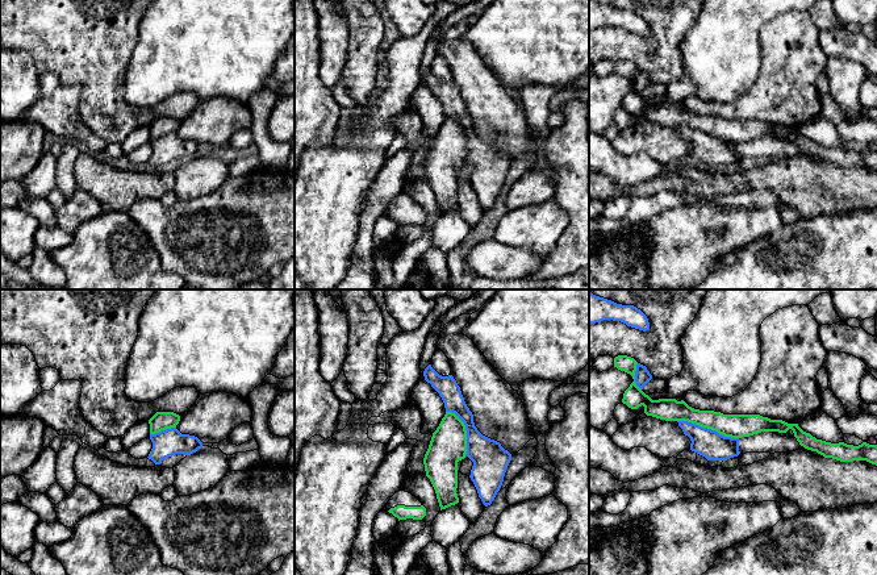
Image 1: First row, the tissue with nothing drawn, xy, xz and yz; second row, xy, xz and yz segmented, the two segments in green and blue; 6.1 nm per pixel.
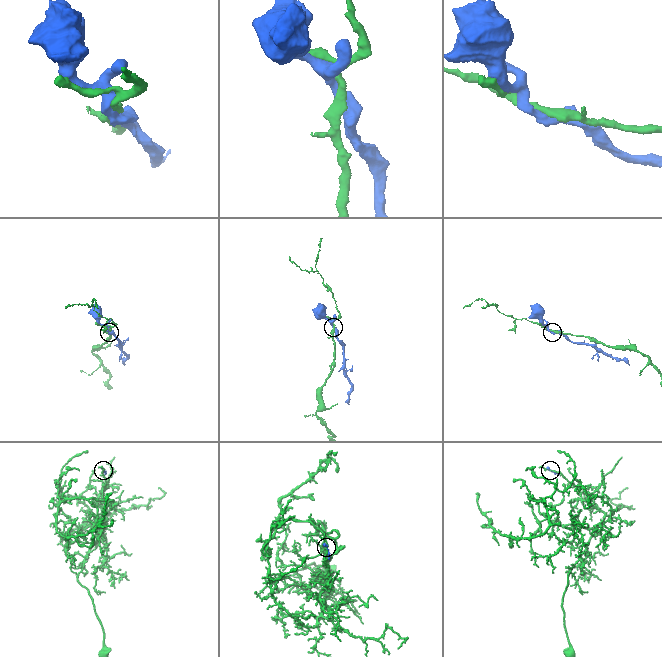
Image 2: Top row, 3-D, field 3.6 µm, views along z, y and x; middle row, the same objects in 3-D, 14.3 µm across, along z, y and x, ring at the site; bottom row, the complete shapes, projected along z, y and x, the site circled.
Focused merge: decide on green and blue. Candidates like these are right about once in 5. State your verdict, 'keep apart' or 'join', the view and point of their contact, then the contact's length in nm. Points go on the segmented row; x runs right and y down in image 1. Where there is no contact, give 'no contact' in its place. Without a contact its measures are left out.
keep apart | yz (708, 428) | 400 nm

